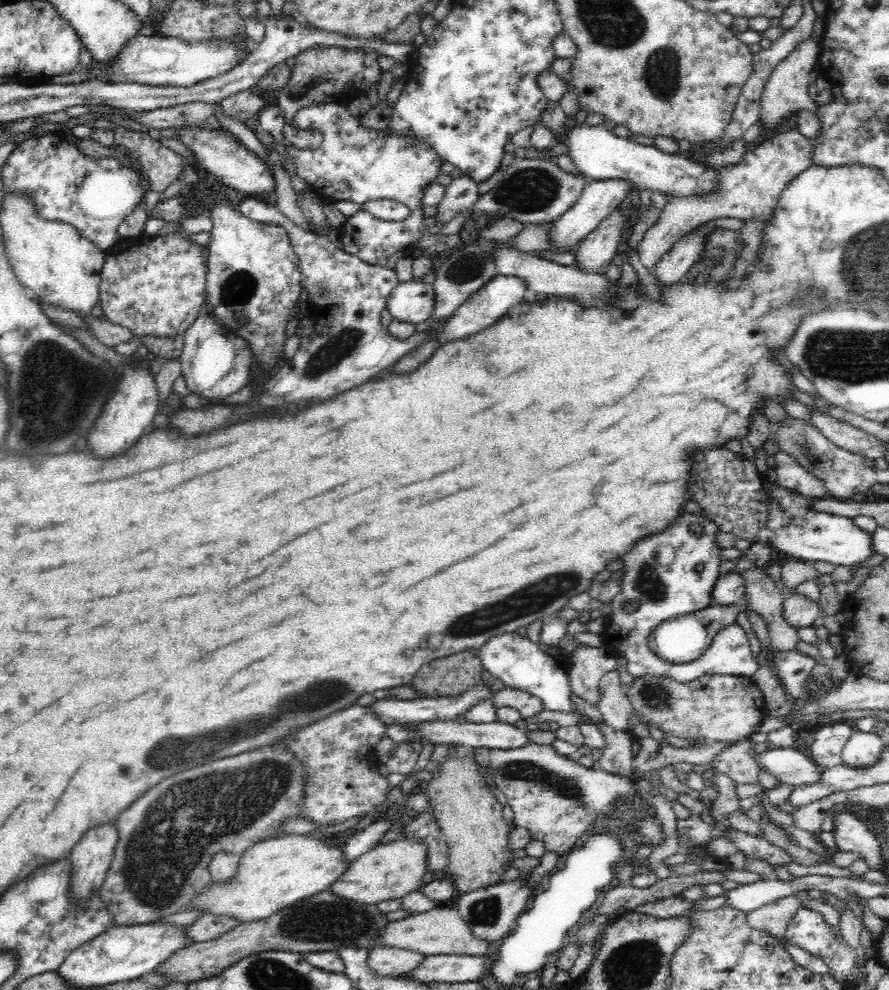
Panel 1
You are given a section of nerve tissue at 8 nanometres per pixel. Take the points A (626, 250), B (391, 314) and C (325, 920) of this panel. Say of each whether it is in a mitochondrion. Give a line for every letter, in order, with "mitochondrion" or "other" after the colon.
A: other
B: other
C: mitochondrion

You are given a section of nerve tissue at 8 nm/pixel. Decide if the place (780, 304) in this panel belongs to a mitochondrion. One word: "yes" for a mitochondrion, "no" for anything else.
no

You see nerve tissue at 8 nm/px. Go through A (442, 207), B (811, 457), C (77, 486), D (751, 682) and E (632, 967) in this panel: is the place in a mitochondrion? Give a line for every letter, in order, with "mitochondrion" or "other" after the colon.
A: other
B: mitochondrion
C: other
D: other
E: mitochondrion

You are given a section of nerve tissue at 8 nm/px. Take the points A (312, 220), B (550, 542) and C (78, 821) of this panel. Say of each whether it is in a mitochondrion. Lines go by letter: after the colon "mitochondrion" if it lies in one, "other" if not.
A: other
B: other
C: other

